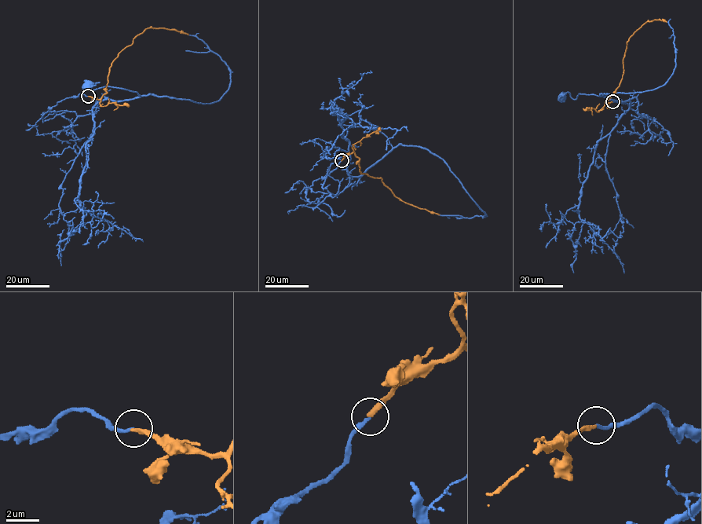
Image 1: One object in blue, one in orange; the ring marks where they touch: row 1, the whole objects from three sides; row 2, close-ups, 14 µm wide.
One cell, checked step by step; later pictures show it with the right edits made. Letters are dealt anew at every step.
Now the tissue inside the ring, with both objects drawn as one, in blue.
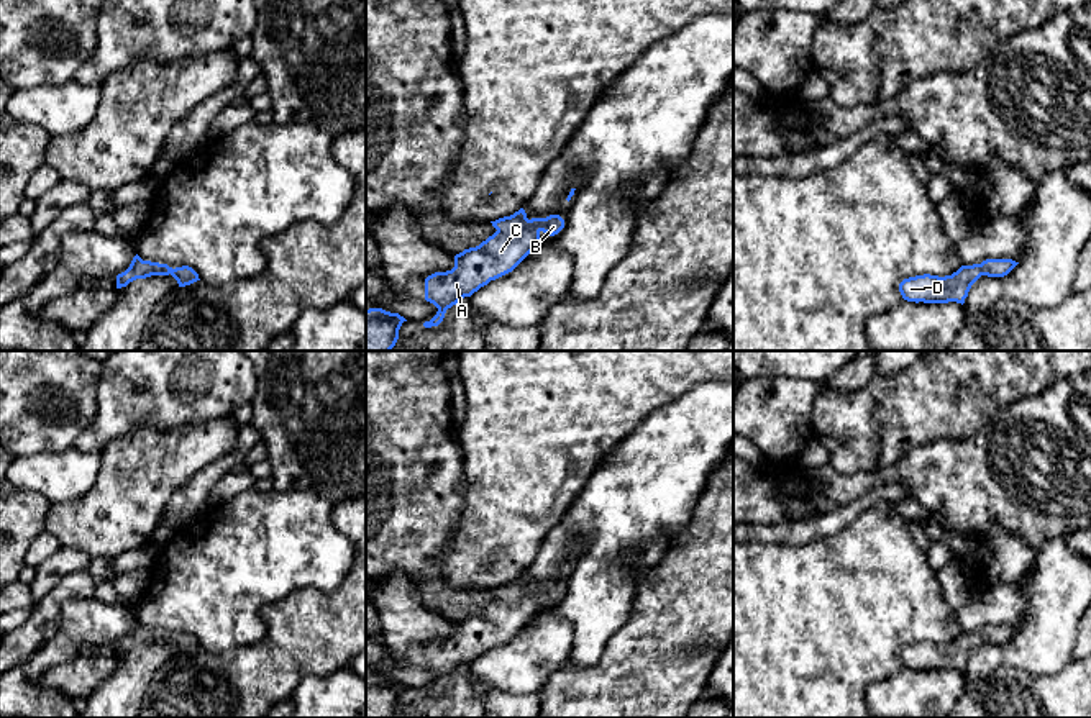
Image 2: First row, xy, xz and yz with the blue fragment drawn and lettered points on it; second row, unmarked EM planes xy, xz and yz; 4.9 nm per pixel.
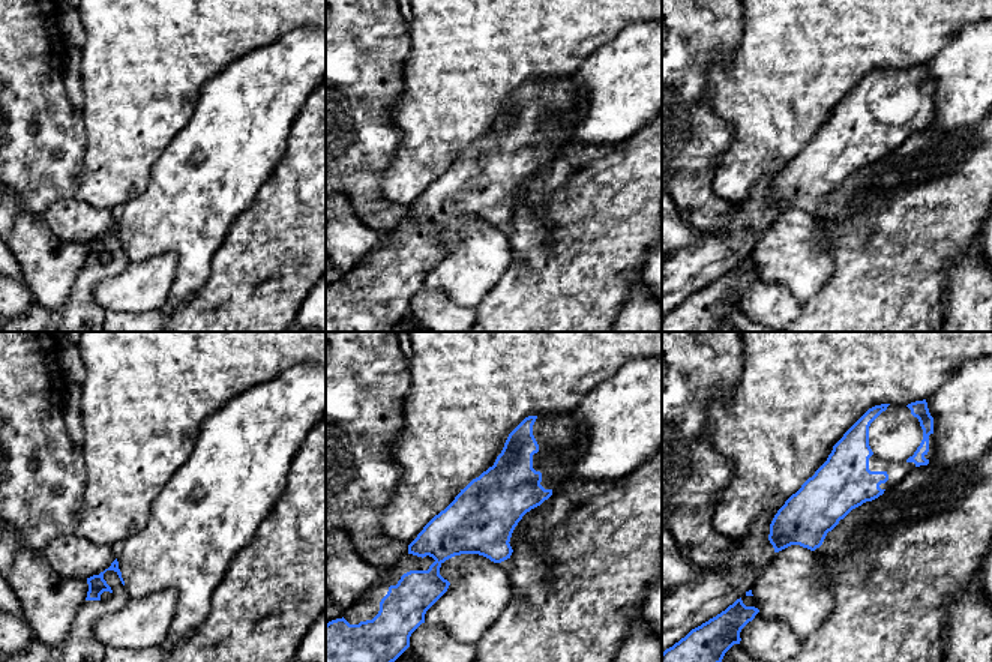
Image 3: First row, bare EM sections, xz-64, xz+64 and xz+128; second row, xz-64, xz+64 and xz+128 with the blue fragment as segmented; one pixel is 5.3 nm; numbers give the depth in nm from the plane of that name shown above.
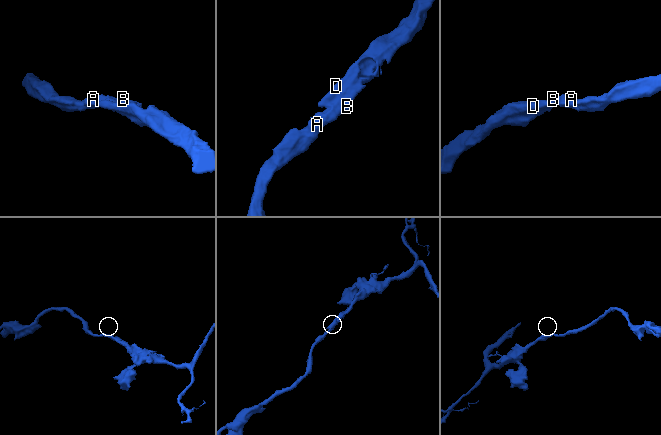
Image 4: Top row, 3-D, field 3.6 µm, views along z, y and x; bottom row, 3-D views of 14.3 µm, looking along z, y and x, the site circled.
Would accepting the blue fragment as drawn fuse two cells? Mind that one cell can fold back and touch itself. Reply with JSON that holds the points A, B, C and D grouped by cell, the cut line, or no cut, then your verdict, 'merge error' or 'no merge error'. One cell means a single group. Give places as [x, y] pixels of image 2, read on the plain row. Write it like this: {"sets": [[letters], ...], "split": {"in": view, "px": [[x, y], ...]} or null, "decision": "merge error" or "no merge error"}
{"sets": [["A", "B", "C", "D"]], "split": null, "decision": "no merge error"}

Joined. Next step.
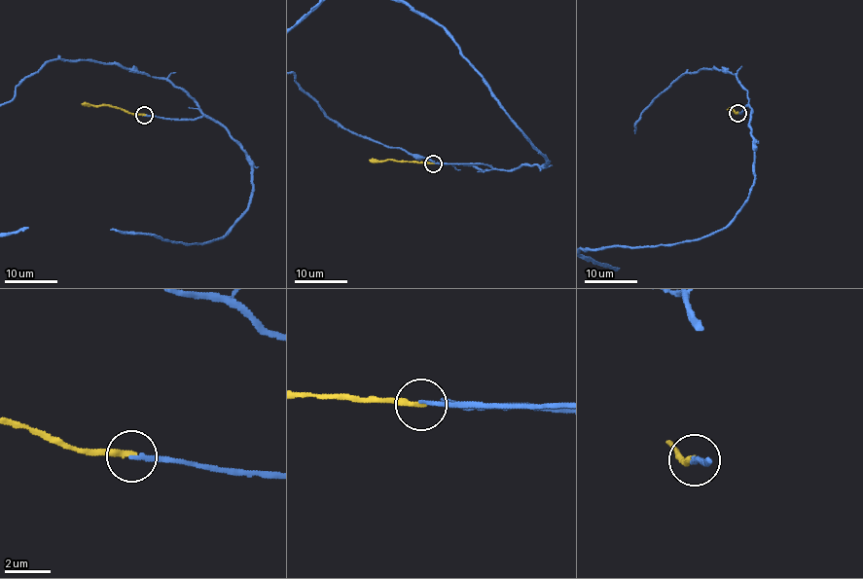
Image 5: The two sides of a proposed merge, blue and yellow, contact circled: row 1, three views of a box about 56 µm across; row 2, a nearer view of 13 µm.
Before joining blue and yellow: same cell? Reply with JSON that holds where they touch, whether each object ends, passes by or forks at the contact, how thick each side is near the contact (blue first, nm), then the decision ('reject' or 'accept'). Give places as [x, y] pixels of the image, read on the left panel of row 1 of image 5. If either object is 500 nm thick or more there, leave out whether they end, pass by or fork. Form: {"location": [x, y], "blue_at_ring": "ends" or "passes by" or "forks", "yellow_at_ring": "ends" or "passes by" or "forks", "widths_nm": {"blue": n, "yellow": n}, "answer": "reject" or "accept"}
{"location": [144, 115], "blue_at_ring": "ends", "yellow_at_ring": "ends", "widths_nm": {"blue": 180, "yellow": 240}, "answer": "accept"}

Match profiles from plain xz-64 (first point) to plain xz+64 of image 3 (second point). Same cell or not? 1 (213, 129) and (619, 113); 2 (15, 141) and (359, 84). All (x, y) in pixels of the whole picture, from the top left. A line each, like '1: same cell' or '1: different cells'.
1: same cell
2: same cell

